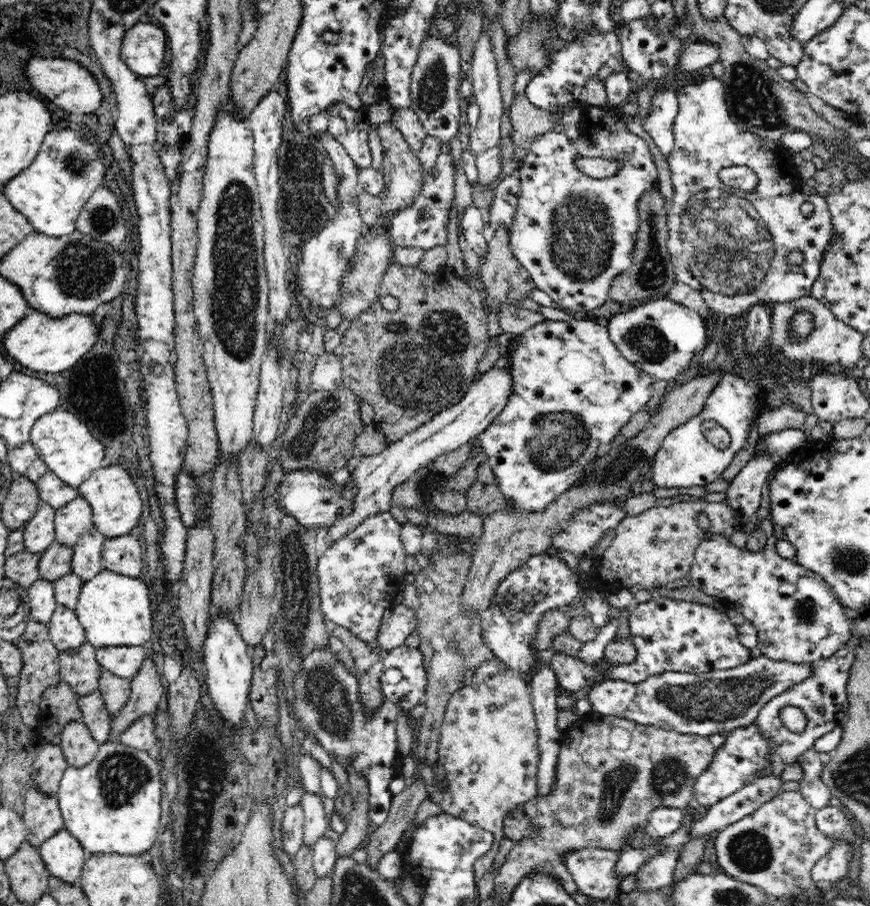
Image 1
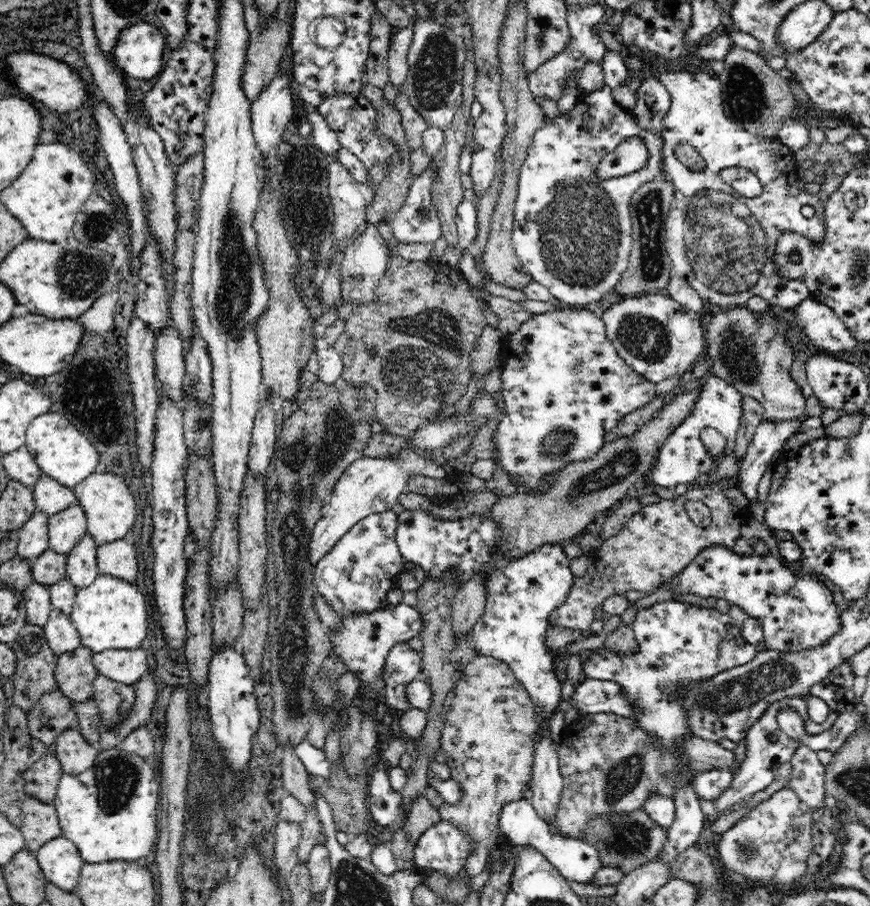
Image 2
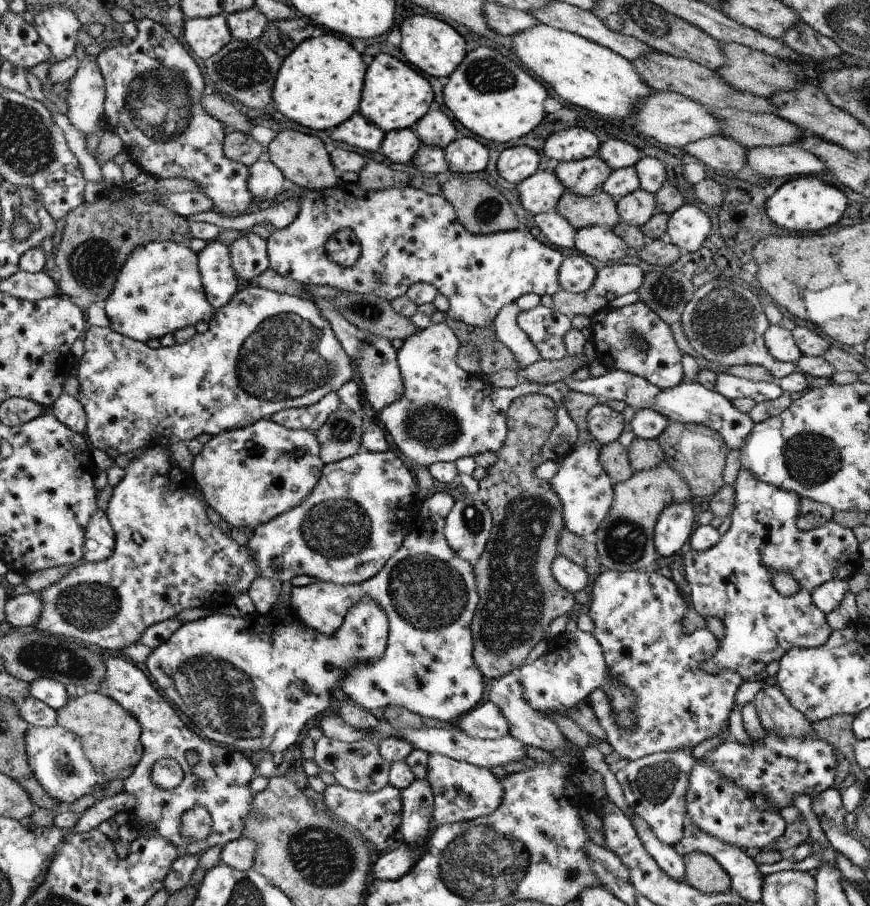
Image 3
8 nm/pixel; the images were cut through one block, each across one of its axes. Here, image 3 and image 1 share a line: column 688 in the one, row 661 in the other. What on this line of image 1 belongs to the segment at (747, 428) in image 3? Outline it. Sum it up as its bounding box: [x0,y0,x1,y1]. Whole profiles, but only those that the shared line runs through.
[382,645,427,711]

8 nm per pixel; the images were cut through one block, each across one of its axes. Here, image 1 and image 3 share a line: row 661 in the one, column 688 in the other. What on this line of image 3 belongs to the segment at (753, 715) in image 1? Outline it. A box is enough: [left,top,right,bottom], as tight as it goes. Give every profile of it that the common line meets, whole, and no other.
[604,748,699,847]

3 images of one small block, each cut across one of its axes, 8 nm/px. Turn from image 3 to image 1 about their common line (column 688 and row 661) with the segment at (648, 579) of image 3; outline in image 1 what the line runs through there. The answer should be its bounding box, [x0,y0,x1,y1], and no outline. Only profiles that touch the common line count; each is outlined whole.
[602,595,752,684]

